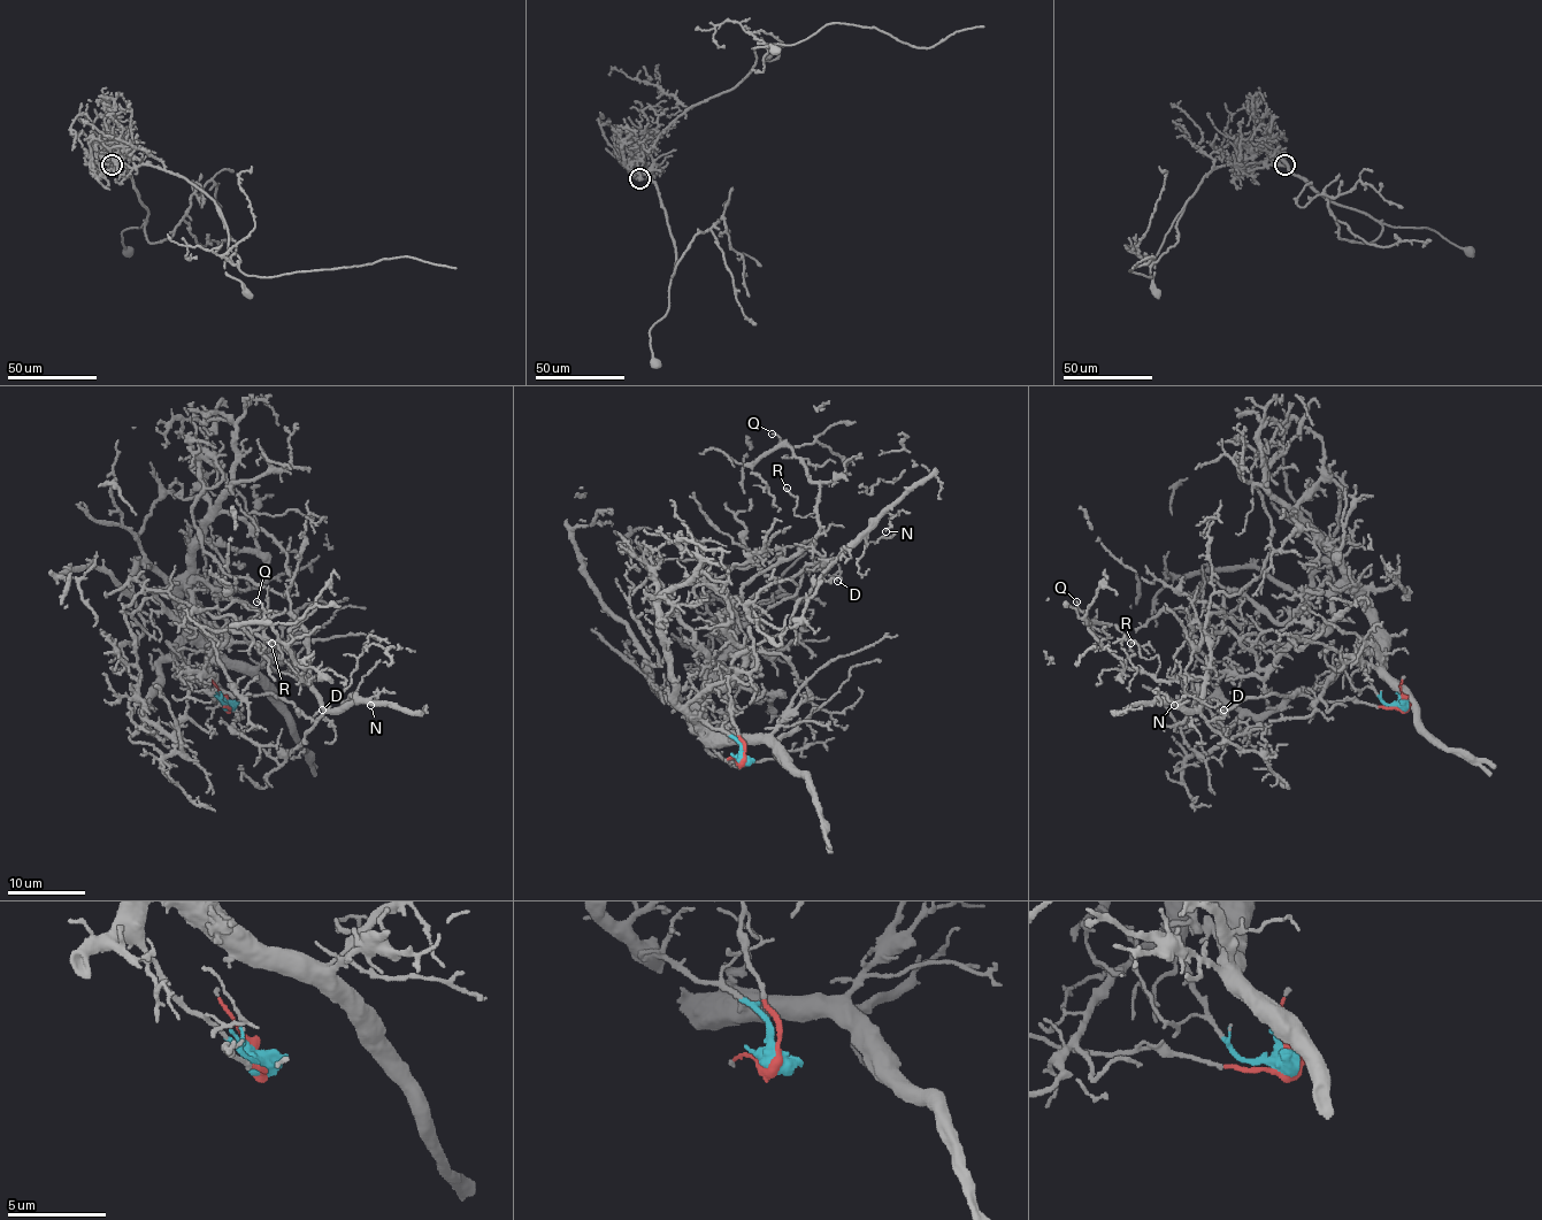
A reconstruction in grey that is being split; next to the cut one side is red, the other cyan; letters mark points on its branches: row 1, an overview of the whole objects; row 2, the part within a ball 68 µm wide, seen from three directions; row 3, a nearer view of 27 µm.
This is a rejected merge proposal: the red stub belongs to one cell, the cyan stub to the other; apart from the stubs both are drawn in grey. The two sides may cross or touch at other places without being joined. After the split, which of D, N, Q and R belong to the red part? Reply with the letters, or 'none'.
D, N, Q, R

